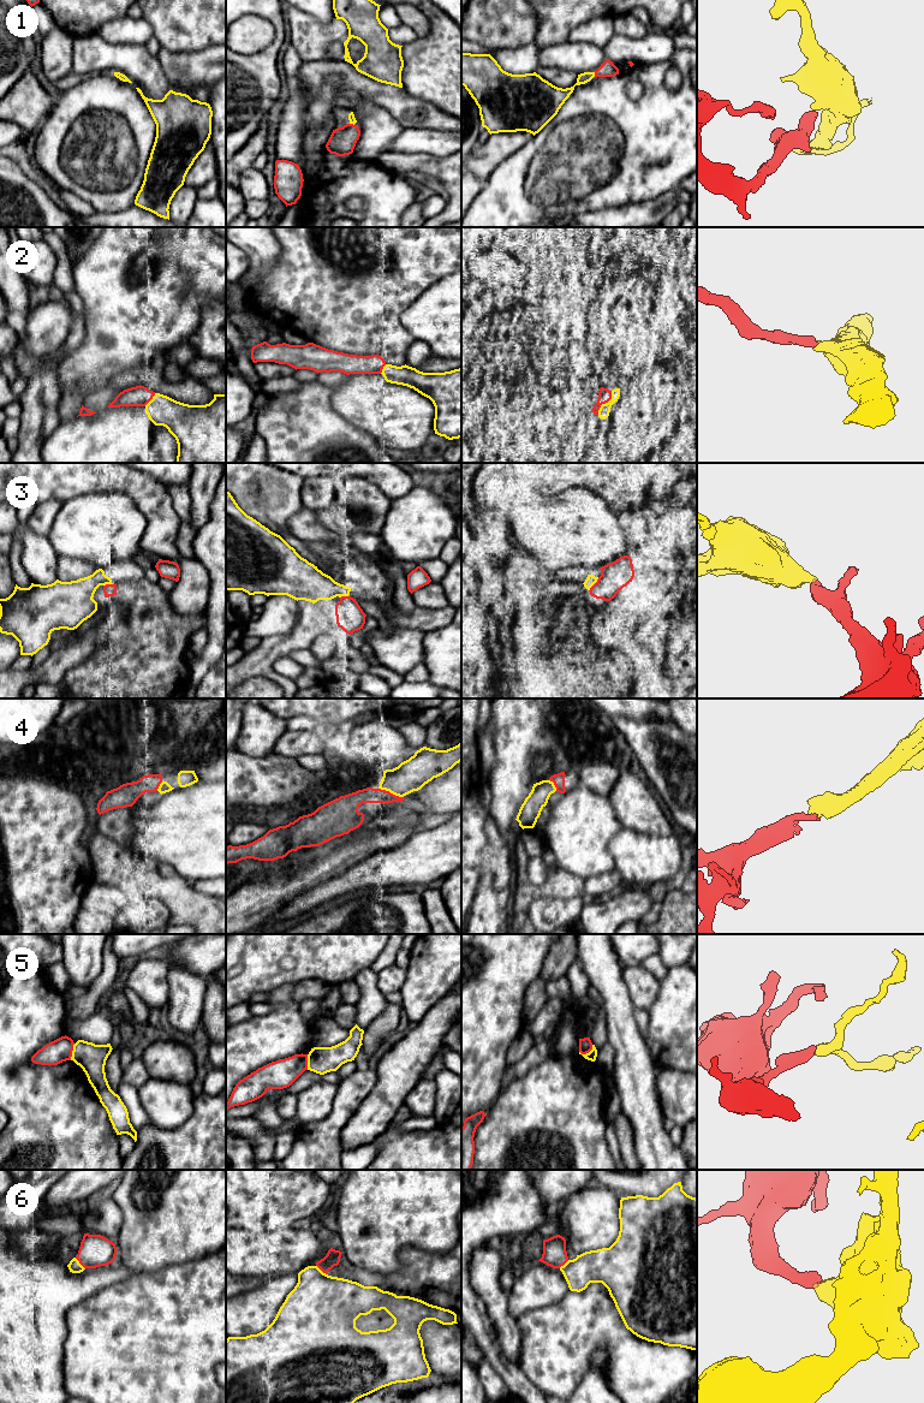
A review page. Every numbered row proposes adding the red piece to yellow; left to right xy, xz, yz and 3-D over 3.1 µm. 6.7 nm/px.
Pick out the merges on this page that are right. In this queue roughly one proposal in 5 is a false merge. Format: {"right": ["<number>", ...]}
{"right": ["1", "2", "3", "4", "6"]}

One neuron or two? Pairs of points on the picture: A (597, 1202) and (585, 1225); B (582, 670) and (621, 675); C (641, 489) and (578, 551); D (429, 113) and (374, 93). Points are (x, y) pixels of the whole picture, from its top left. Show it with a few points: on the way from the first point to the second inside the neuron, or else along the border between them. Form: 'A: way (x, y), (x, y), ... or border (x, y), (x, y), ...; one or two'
A: way (595, 1208), (590, 1219); one
B: way (591, 672), (607, 672), (612, 675); one
C: border (594, 491), (600, 493), (615, 509); two
D: way (416, 111), (409, 111), (394, 99), (387, 96); one

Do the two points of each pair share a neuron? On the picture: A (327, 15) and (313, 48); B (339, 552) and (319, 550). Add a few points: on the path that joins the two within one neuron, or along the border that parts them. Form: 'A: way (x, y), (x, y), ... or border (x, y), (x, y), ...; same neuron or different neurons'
A: border (303, 12), (313, 15), (321, 23), (337, 19); different neurons
B: way (334, 552), (323, 551); same neuron

